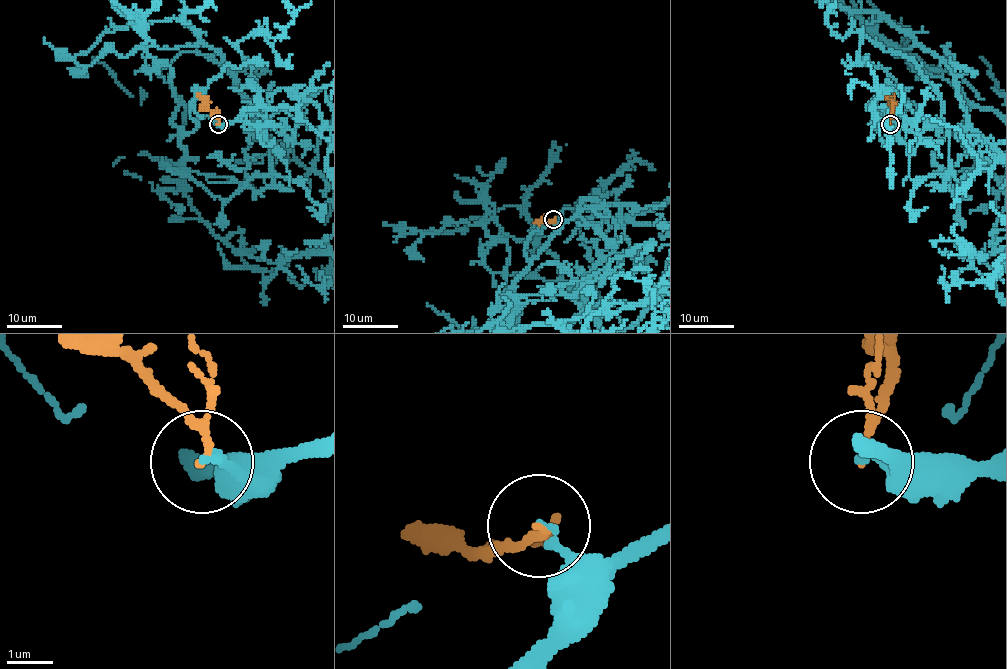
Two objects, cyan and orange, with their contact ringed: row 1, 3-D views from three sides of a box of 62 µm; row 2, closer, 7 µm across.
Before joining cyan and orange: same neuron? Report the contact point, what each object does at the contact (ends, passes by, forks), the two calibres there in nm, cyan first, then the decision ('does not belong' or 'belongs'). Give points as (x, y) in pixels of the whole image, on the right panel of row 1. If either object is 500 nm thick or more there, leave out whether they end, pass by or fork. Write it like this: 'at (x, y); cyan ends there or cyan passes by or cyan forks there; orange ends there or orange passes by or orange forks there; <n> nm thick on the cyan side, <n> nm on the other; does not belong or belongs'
at (890, 124); cyan ends there; orange passes by; 150 nm thick on the cyan side, 120 nm on the other; does not belong

